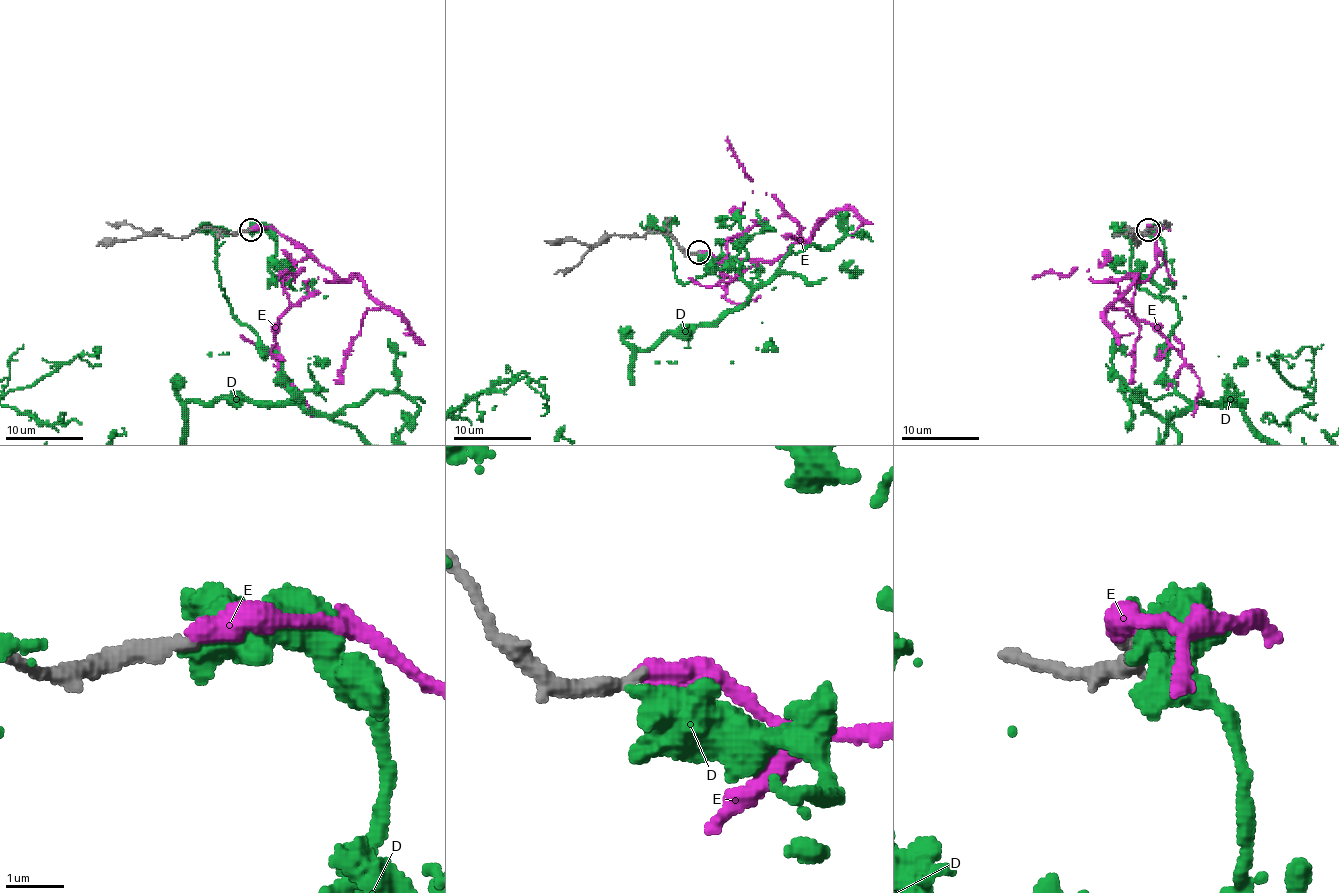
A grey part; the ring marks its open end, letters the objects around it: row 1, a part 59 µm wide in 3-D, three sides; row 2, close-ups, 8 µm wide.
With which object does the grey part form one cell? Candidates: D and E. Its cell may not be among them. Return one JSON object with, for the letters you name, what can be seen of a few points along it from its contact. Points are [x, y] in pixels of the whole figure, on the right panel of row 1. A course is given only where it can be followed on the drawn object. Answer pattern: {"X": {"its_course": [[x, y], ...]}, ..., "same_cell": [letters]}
{"E": {"its_course": [[1148, 230], [1156, 230], [1156, 269], [1144, 280], [1112, 280], [1137, 317], [1158, 331], [1199, 379], [1193, 416]]}, "same_cell": ["E"]}

